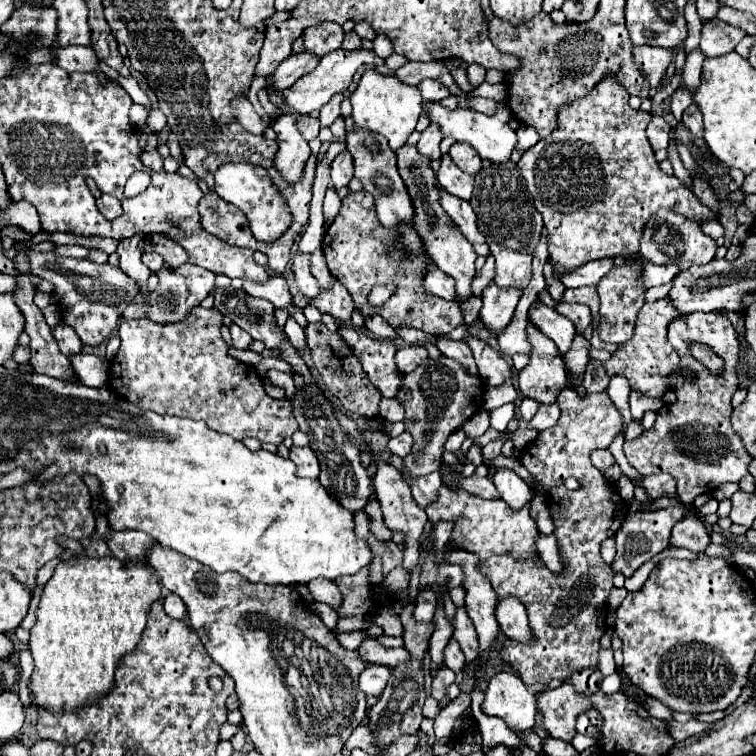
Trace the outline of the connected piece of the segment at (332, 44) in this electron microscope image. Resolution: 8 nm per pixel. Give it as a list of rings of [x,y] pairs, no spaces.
[[[321,22],[303,32],[303,52],[313,52],[317,58],[341,48],[343,28],[333,22]]]

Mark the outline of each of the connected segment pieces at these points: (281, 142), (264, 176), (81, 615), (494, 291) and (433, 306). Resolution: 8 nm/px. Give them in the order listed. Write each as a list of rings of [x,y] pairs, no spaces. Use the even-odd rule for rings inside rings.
[[[289,114],[279,116],[271,128],[277,132],[277,154],[273,166],[281,172],[281,178],[297,184],[301,180],[301,172],[305,172],[305,160],[311,156],[307,140],[299,134],[295,126],[295,118]]]
[[[224,164],[214,175],[215,190],[217,194],[241,208],[249,220],[249,226],[253,230],[253,236],[263,242],[273,242],[277,240],[291,224],[291,212],[281,198],[281,194],[273,188],[271,178],[267,170],[261,166],[251,166],[251,164]]]
[[[67,550],[63,556],[63,562],[55,568],[51,580],[45,584],[43,588],[43,596],[41,596],[41,602],[39,602],[39,608],[37,608],[37,624],[31,628],[31,640],[29,640],[29,650],[33,654],[33,660],[35,660],[35,672],[31,676],[31,694],[33,694],[33,704],[37,708],[45,708],[49,712],[79,712],[85,704],[91,704],[93,700],[99,700],[101,696],[105,696],[107,692],[113,690],[113,672],[117,670],[117,662],[121,662],[121,656],[127,656],[141,640],[141,632],[145,630],[145,624],[147,624],[147,616],[149,616],[149,608],[155,600],[161,598],[161,584],[159,584],[159,576],[157,572],[143,564],[143,562],[121,562],[117,560],[115,556],[105,556],[105,558],[87,558],[87,556],[81,556],[79,560],[73,560],[71,558],[71,552]]]
[[[491,284],[483,290],[483,306],[481,306],[481,322],[493,334],[501,332],[513,318],[513,310],[521,298],[521,290],[515,288],[497,288]]]
[[[365,190],[349,192],[343,198],[337,218],[331,222],[331,226],[325,232],[323,254],[327,260],[329,272],[349,290],[349,294],[363,318],[379,314],[393,328],[405,328],[405,326],[419,328],[419,330],[423,328],[425,332],[435,334],[435,336],[449,334],[453,328],[465,324],[457,302],[441,300],[437,296],[427,294],[421,288],[421,274],[425,272],[425,264],[427,264],[427,260],[423,258],[421,240],[415,236],[413,230],[409,230],[405,226],[401,226],[401,230],[397,230],[397,232],[389,232],[387,228],[383,228],[375,216],[373,196]],[[395,236],[401,236],[401,244],[405,248],[409,248],[409,252],[413,252],[413,260],[395,262],[387,256],[385,248],[387,248],[387,244],[393,244]],[[383,282],[395,284],[395,292],[391,294],[391,298],[383,306],[371,308],[367,304],[367,294],[371,292],[371,288],[375,284],[383,284]]]

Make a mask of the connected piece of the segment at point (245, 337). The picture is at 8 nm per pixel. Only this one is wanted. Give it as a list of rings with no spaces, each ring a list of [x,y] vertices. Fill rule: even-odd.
[[[233,324],[229,330],[231,330],[231,340],[233,340],[233,346],[235,346],[235,348],[243,348],[243,350],[247,350],[247,348],[251,346],[253,338],[251,338],[245,330],[241,330],[237,324]]]

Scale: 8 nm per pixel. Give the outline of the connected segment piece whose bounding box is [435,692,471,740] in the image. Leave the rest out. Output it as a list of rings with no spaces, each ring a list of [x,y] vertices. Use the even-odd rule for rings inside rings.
[[[461,692],[455,700],[451,700],[435,718],[435,740],[441,738],[449,738],[453,734],[453,726],[457,722],[457,718],[469,708],[471,704],[471,694]]]

